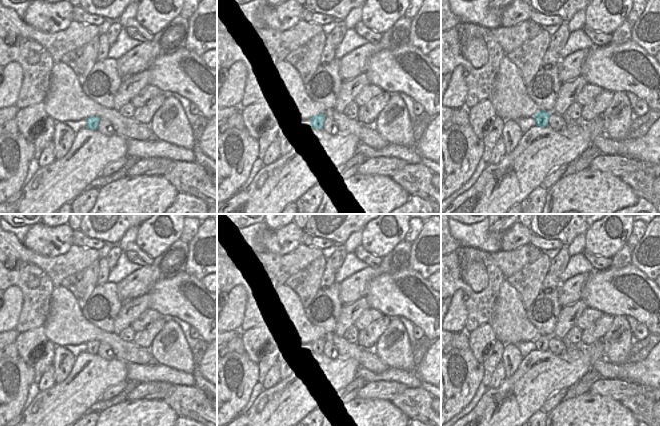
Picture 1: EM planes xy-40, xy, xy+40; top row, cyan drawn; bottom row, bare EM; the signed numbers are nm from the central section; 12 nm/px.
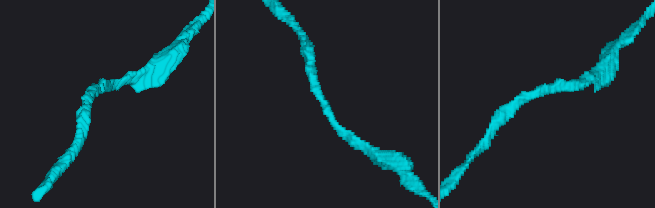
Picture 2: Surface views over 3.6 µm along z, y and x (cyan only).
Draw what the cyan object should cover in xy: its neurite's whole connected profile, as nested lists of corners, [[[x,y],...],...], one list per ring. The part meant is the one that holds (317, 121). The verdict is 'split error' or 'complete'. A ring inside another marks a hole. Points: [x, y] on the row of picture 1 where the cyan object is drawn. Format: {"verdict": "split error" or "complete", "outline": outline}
{"verdict": "complete", "outline": [[[318,114],[311,117],[311,127],[315,129],[322,129],[326,116],[324,114]]]}

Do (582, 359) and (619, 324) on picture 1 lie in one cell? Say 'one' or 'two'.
two

